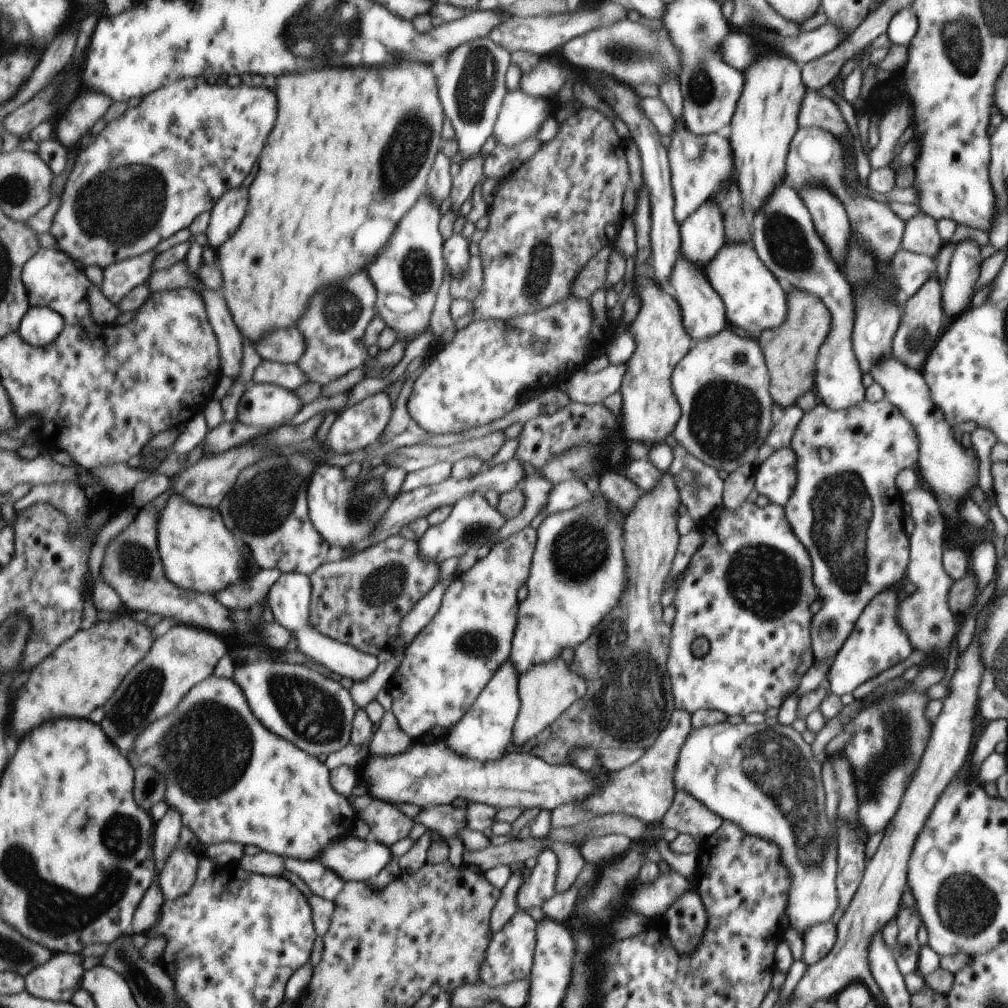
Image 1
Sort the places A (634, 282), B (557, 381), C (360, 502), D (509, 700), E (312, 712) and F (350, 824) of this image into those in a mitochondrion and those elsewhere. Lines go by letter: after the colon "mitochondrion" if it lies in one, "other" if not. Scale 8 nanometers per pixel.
A: other
B: other
C: mitochondrion
D: other
E: mitochondrion
F: other

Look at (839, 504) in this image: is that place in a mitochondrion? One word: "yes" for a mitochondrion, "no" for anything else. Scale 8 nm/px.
yes

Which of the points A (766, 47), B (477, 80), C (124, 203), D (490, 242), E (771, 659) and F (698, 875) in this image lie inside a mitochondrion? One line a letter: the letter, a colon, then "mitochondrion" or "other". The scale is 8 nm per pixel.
A: other
B: mitochondrion
C: mitochondrion
D: other
E: other
F: other

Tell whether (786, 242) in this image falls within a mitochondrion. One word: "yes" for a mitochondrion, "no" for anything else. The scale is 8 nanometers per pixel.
yes

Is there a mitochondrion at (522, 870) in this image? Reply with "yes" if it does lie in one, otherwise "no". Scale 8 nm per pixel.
no

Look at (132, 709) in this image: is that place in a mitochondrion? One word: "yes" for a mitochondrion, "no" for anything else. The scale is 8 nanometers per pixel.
yes

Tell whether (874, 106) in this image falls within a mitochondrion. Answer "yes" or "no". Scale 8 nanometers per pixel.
no

